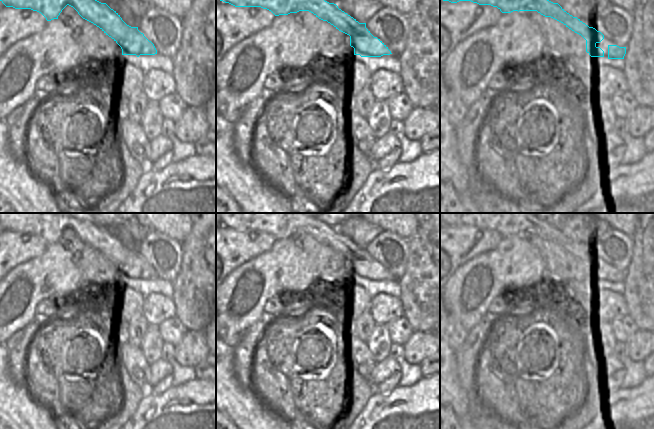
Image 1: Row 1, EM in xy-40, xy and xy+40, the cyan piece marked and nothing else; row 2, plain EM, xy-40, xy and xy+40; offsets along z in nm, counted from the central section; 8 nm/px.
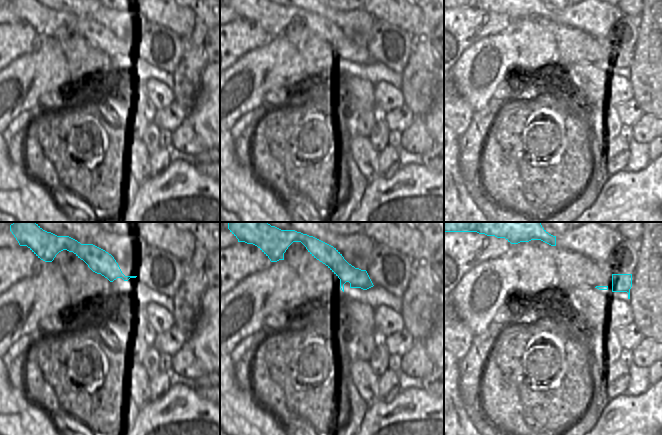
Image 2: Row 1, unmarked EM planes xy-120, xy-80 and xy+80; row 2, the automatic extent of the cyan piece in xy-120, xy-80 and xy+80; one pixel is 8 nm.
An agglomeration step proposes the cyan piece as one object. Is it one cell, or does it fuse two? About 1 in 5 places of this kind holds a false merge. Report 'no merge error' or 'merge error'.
no merge error

